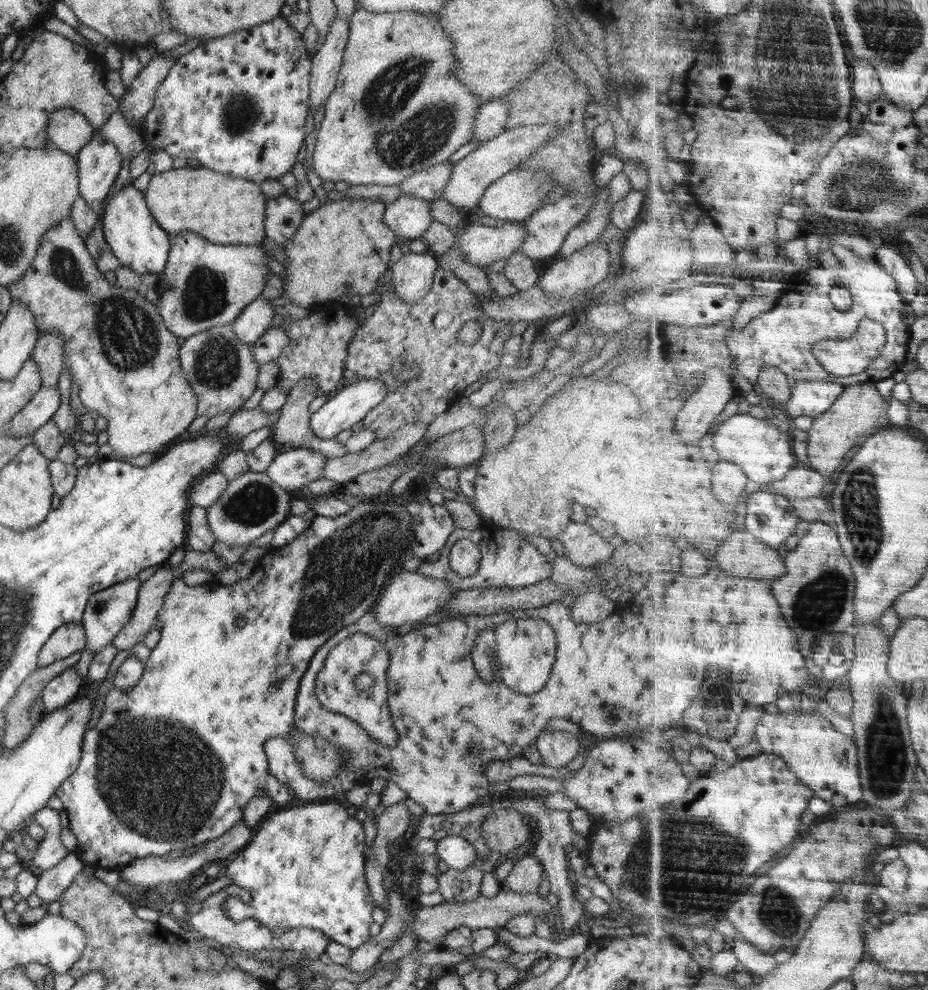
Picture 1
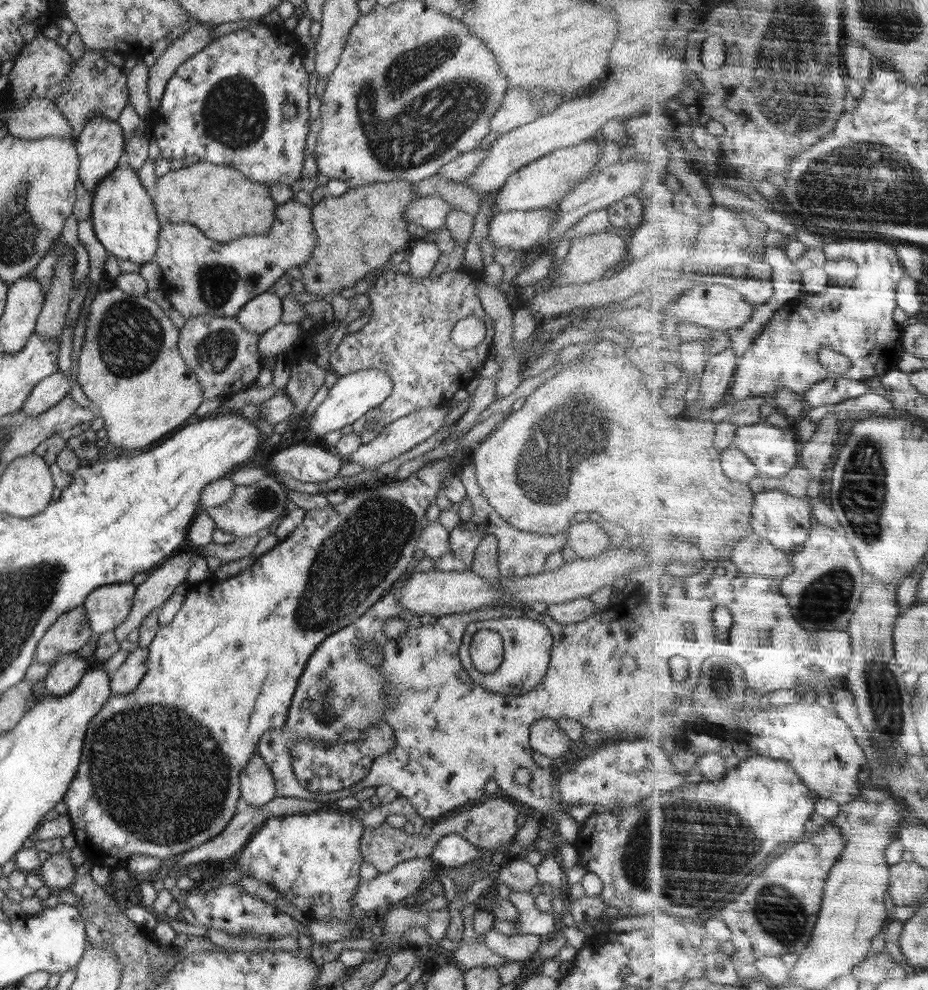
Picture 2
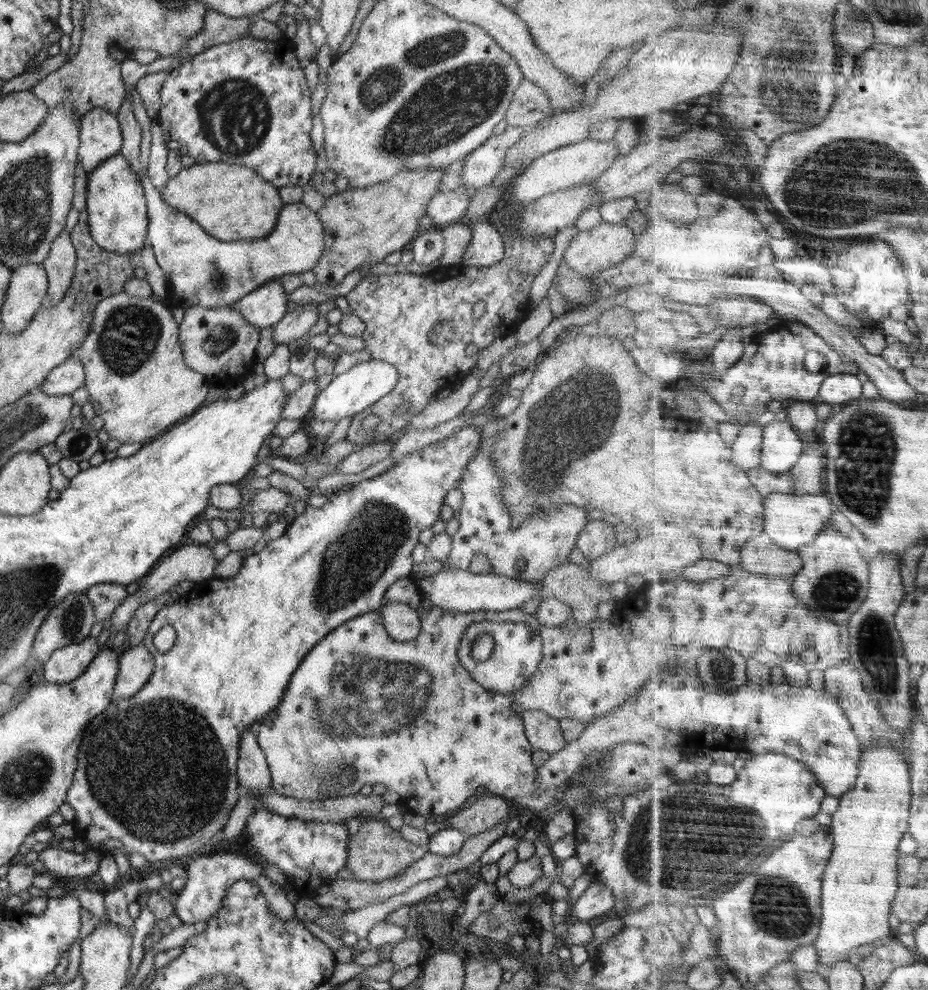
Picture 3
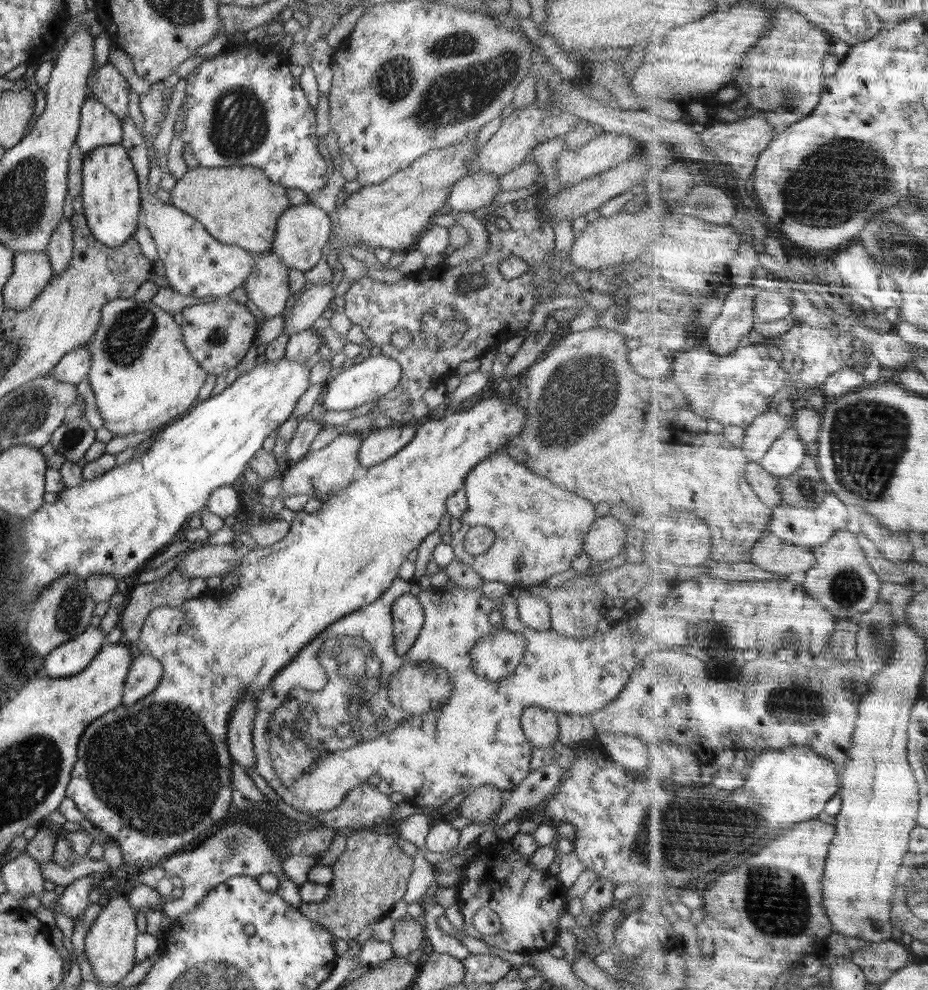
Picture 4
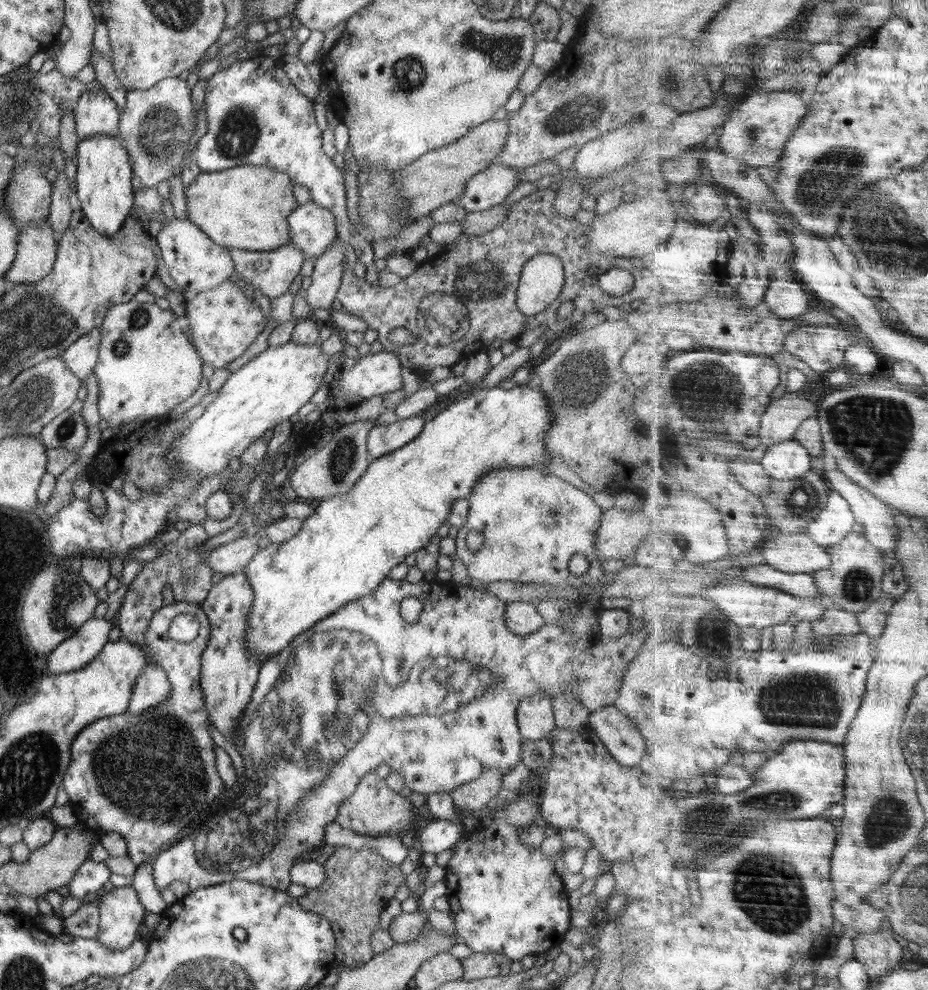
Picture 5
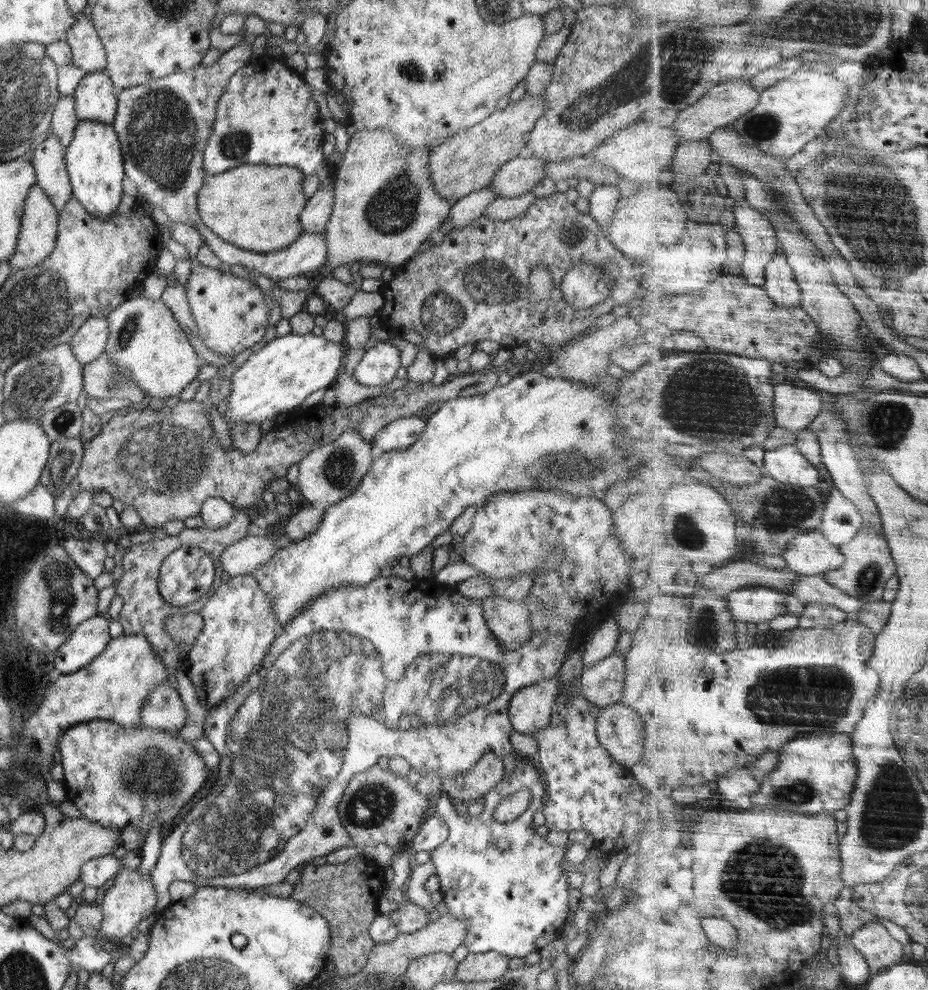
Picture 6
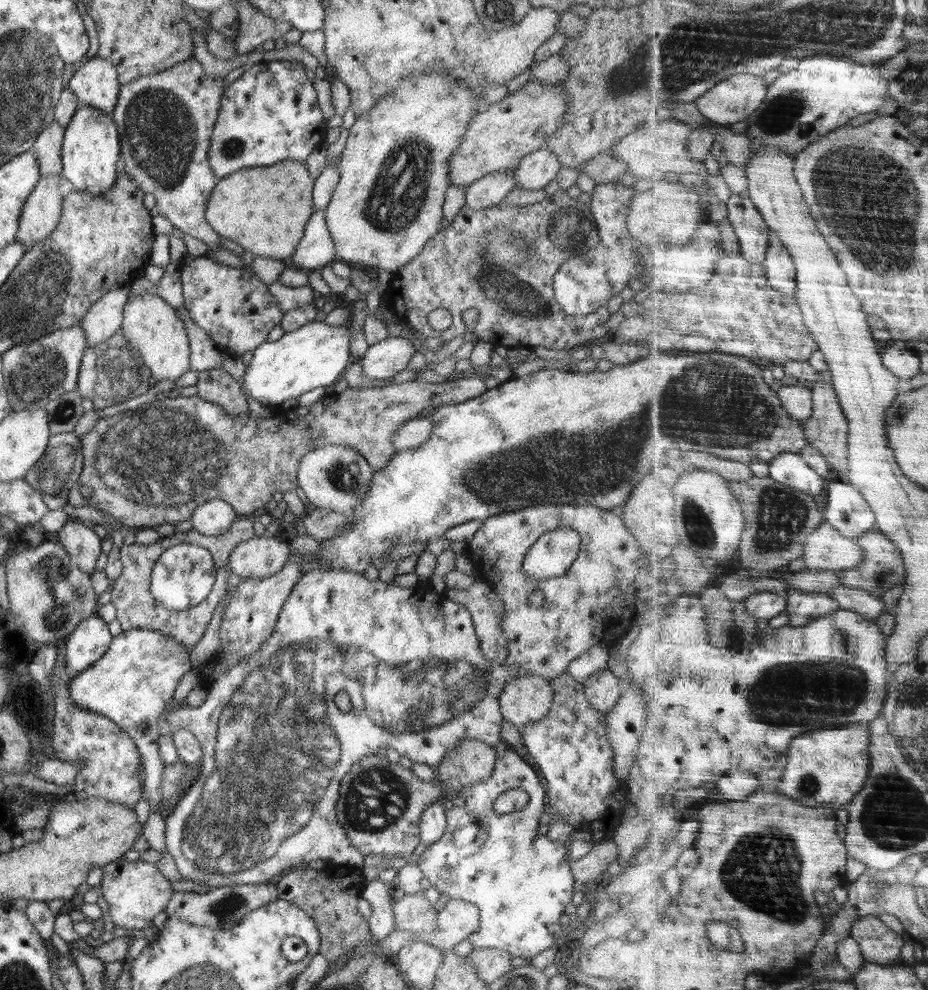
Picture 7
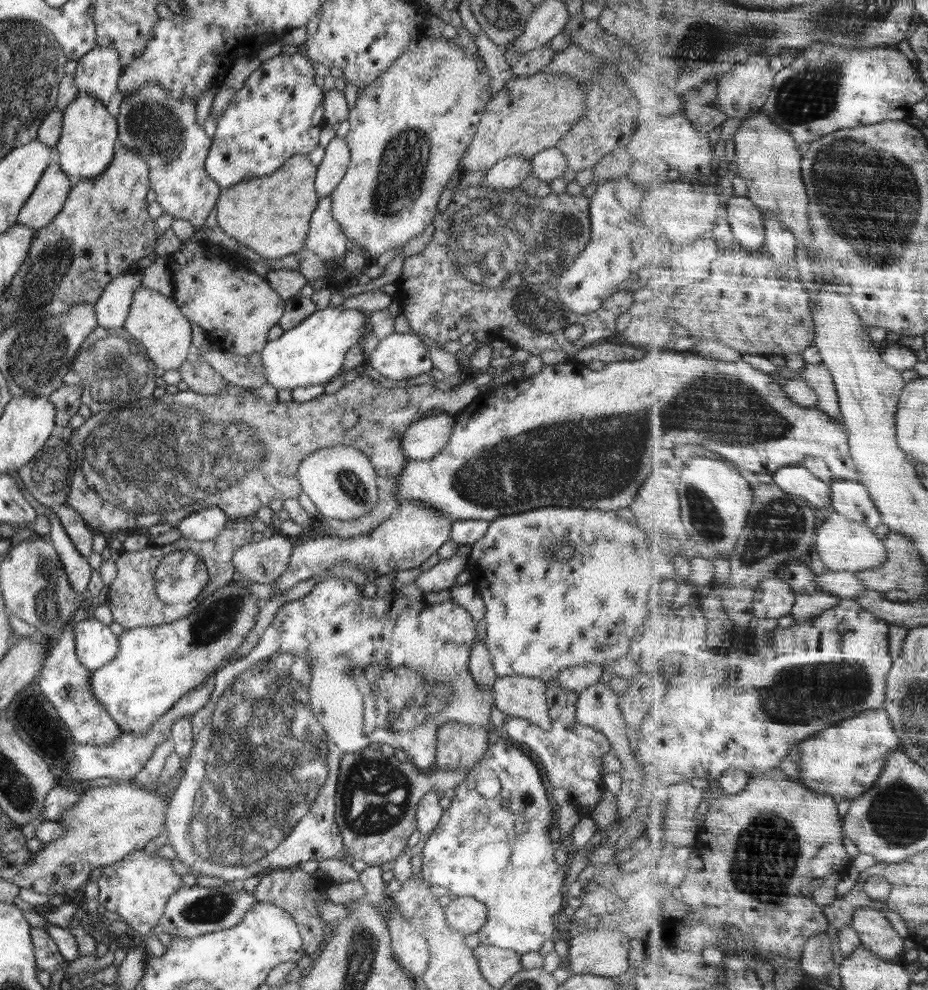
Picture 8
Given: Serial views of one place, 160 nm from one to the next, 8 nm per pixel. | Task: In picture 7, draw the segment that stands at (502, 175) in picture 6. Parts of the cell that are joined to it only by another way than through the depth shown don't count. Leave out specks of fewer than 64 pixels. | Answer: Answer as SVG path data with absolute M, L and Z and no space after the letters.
M542 148L527 154L515 169L517 186L524 190L540 190L556 178L561 164L548 149Z

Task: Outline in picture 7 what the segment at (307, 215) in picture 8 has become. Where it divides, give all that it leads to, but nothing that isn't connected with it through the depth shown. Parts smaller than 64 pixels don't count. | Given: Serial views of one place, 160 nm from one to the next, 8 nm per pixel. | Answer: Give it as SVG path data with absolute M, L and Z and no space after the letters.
M285 160L275 165L236 170L219 179L205 210L205 221L220 235L236 242L255 256L288 262L304 236L306 223L315 211L312 202L314 179L303 162Z

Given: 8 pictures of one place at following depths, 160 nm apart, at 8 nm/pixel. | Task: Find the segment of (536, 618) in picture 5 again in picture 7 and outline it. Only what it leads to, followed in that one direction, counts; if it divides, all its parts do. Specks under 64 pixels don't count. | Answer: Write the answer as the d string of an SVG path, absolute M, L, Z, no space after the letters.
M474 582L469 589L443 588L450 600L463 604L471 614L482 654L493 665L503 663L507 657L507 640L501 628L503 602L487 582Z

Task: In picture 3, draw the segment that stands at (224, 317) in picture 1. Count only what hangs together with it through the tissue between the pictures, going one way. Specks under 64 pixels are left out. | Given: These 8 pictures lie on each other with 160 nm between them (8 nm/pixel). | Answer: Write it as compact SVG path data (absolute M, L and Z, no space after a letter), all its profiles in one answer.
M140 170L137 173L143 186L144 198L147 204L149 220L147 242L155 254L157 263L167 276L167 303L170 306L178 306L183 310L191 306L201 306L206 309L232 306L240 298L244 298L246 294L256 290L256 287L266 284L268 280L280 278L285 274L302 275L303 272L313 270L325 249L322 221L315 212L312 212L301 202L283 205L276 226L268 236L254 241L224 242L208 234L186 213L181 213L177 208L168 206L168 203L164 202L162 198L161 191L154 188L148 175L143 175Z

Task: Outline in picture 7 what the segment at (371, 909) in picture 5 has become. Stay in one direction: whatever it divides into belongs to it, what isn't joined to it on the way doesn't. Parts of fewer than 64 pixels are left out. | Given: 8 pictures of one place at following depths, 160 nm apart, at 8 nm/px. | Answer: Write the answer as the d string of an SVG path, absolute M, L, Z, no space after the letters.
M331 862L327 863L324 870L304 866L287 870L275 884L278 899L290 902L314 919L320 933L319 953L325 956L331 967L348 958L356 948L379 942L369 930L368 922L358 912L358 899L366 884L361 870L362 867L347 868Z

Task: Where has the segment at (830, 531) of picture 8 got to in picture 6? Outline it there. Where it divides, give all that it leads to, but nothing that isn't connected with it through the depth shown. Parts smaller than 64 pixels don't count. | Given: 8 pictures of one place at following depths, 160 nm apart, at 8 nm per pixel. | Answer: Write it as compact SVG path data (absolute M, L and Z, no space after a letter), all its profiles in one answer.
M821 529L805 532L792 540L784 558L787 562L786 568L803 575L826 574L847 564L847 556L843 553L841 546L833 543Z

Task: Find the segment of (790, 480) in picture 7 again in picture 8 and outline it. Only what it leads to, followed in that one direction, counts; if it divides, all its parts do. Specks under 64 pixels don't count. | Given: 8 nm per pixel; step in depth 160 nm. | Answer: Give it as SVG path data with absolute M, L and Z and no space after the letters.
M791 464L774 476L778 486L805 498L816 508L822 508L822 512L829 511L833 505L832 484L818 478L805 464Z

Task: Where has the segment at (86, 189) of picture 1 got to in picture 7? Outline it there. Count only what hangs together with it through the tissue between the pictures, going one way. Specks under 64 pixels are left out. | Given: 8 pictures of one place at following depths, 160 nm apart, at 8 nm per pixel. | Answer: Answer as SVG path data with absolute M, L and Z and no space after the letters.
M98 55L84 59L65 84L76 94L80 105L91 106L111 116L121 86L116 67L110 59Z

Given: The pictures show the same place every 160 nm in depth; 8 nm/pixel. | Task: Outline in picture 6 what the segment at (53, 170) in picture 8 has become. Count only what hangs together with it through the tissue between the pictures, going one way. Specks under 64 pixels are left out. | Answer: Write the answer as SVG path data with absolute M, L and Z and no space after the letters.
M32 185L28 196L25 198L17 245L14 254L8 260L14 270L36 267L54 250L58 236L58 221L58 211L52 204L51 198L48 198L40 186Z

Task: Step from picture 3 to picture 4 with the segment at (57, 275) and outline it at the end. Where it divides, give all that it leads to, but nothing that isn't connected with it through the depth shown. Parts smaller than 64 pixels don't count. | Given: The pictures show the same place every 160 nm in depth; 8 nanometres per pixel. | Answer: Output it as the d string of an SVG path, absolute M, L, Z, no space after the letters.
M62 217L60 224L52 232L45 250L54 275L60 274L60 271L67 268L73 250L73 228L71 222L66 217Z

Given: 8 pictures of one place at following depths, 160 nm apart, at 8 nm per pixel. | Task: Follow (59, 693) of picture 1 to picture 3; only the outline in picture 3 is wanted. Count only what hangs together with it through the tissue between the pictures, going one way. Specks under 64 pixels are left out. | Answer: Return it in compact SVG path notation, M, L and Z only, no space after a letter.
M86 637L82 642L56 649L44 664L44 678L49 683L64 684L78 678L101 647L96 639Z

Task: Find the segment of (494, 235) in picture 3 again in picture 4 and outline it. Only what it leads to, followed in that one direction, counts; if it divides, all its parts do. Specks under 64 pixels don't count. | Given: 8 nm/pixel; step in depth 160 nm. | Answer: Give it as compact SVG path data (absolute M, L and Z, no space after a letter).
M451 211L451 213L456 215L457 224L466 227L468 234L471 236L465 253L446 258L443 257L442 263L449 267L455 267L460 263L477 259L480 255L483 255L489 245L489 233L482 225L481 219L475 217L472 213L464 211Z

